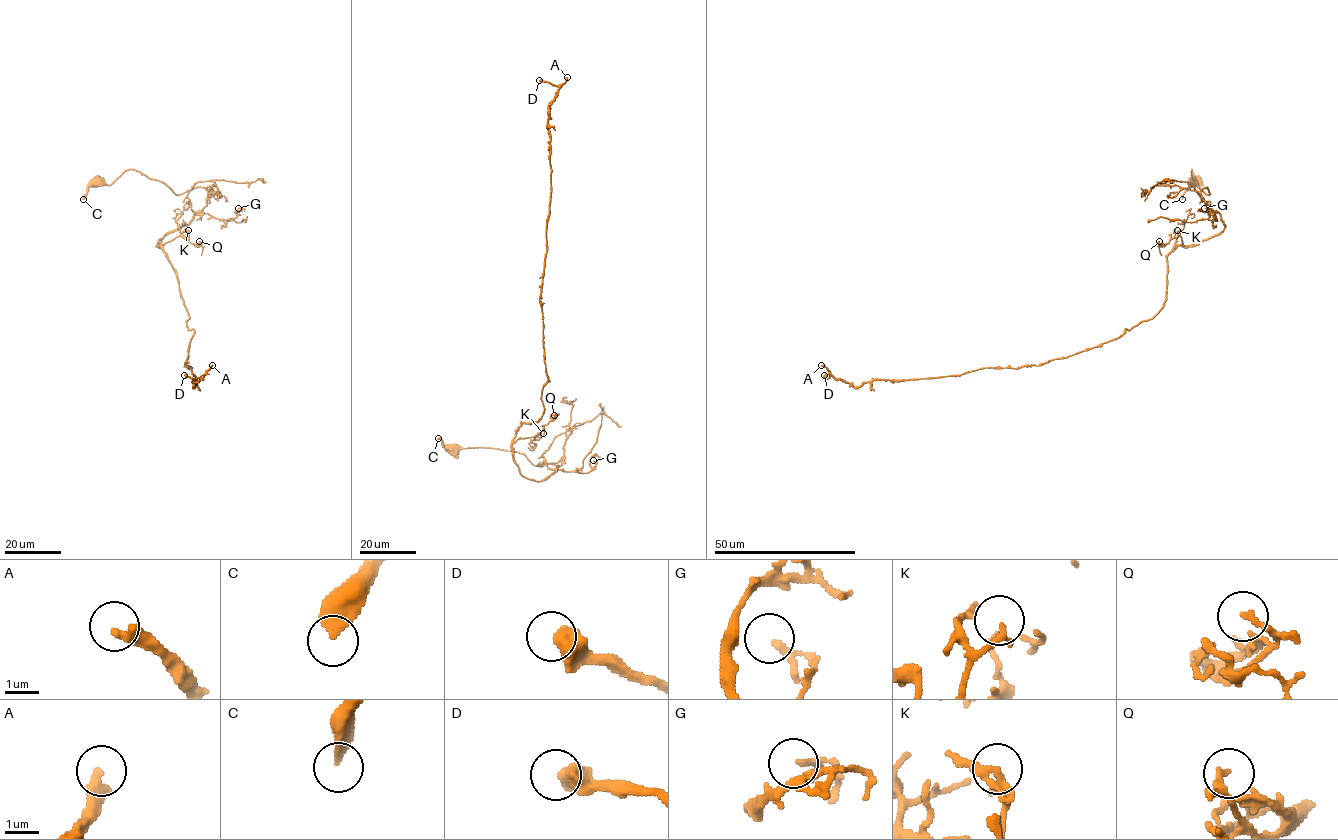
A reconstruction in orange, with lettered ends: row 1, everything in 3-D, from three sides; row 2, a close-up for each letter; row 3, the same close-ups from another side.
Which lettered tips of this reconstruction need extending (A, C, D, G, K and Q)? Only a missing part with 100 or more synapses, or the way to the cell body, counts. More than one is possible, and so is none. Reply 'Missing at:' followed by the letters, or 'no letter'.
Missing at: A

